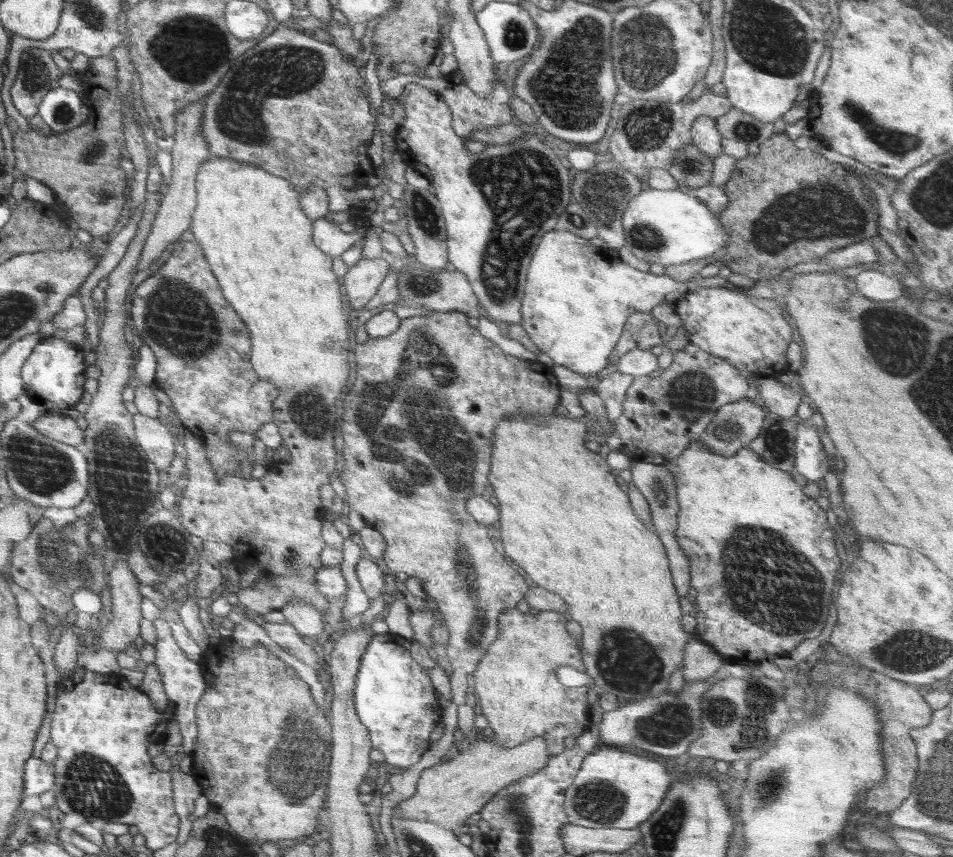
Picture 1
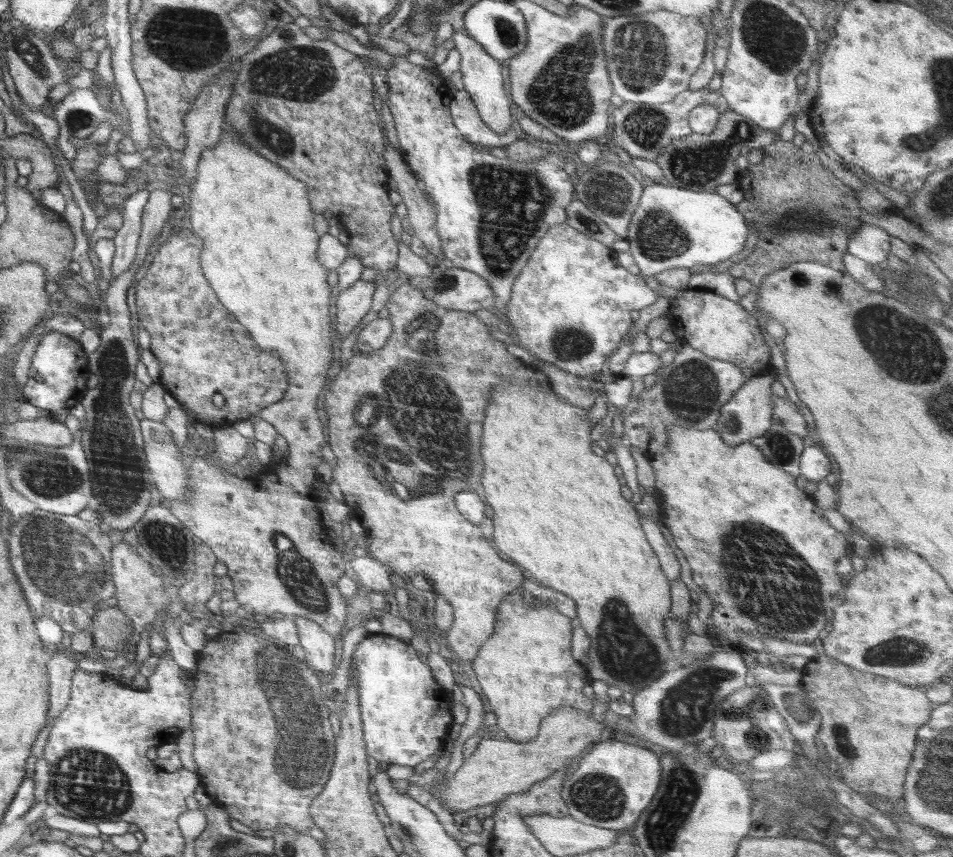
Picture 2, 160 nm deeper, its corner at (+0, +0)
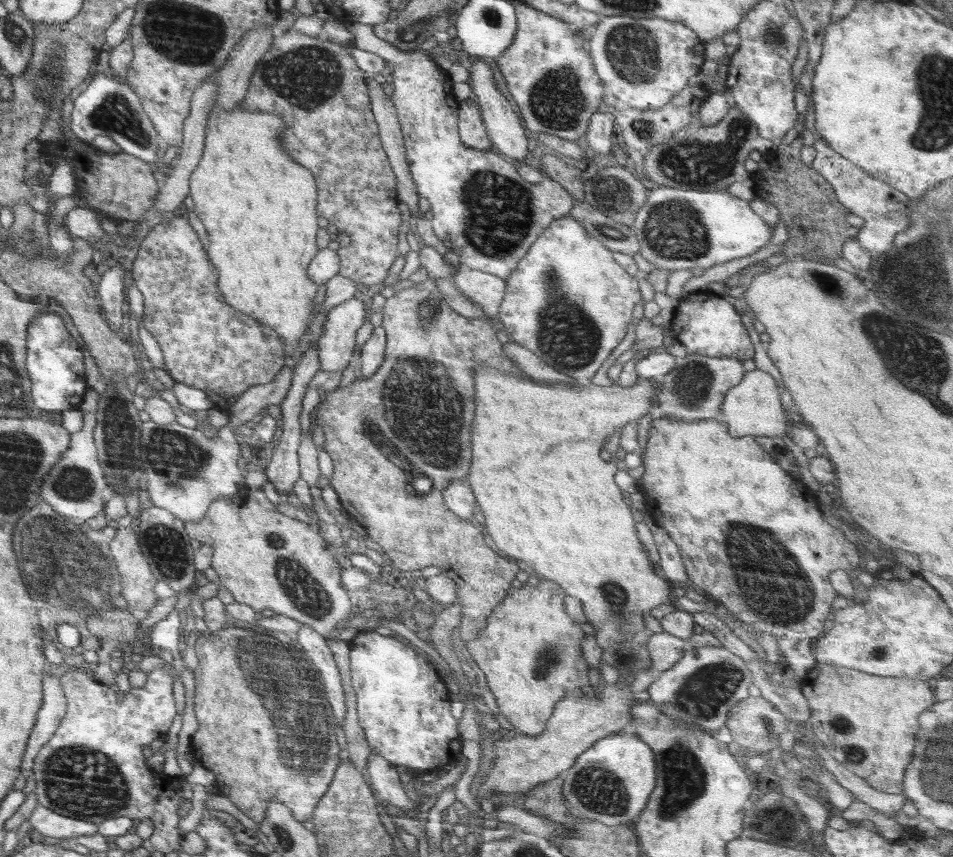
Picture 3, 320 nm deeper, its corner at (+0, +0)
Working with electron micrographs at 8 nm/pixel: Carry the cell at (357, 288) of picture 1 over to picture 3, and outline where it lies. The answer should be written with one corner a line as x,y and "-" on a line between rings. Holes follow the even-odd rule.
355,297
329,310
326,314
327,319
323,325
322,336
317,342
319,346
319,365
322,370
326,372
345,370
350,362
350,358
352,358
357,330
363,328
364,318
366,318
367,312
364,309
364,303

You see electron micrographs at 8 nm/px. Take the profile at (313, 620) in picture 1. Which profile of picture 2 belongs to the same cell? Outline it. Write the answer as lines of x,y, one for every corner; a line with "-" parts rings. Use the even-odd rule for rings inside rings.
302,617
293,618
299,634
298,652
303,664
308,664
324,676
333,676
337,667
332,635
324,632
313,620

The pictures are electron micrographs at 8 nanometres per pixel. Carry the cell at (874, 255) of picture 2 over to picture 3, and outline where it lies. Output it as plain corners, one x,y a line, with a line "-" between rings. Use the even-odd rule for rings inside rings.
824,139
815,140
813,147
816,149
816,156
813,160
814,170
826,178
842,206
845,206
849,212
856,214
856,216
864,218
864,224
859,228
856,240
863,249
869,250
868,254
873,259
878,254
889,251
895,236
909,227
909,198
893,186
870,176
865,170
851,163
839,152
830,148

